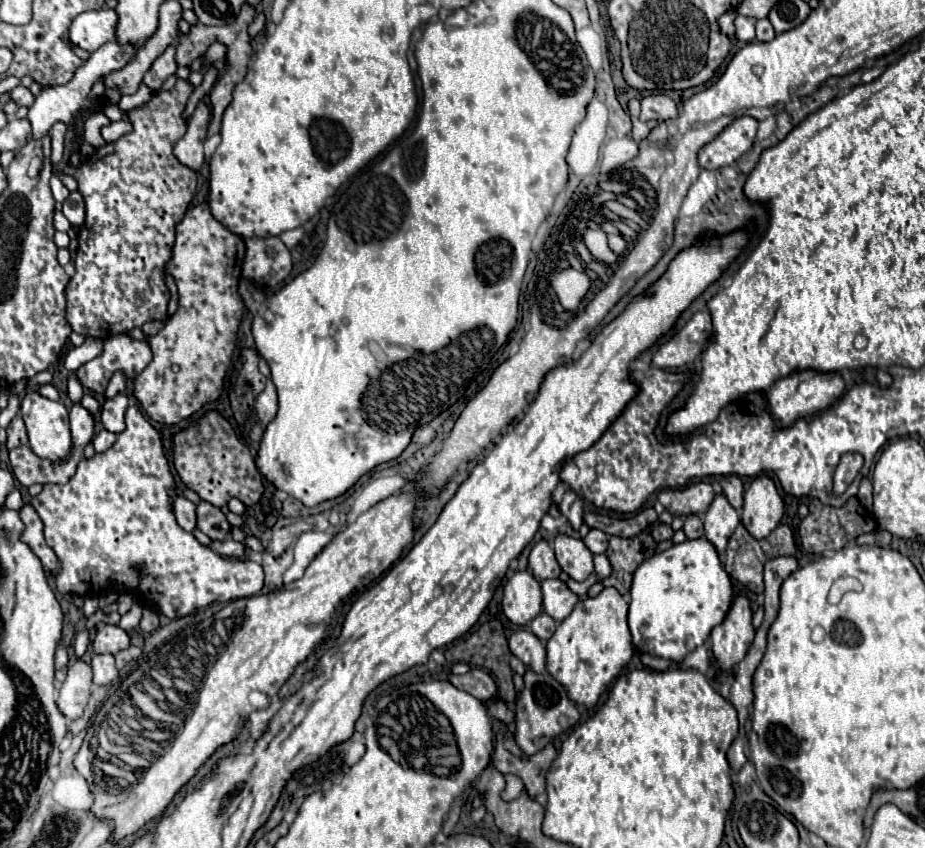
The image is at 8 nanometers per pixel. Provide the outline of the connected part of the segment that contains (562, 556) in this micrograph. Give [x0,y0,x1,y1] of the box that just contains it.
[553,534,593,582]

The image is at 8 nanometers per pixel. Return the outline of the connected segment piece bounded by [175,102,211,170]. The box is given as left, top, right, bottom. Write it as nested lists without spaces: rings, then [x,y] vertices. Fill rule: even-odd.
[[[199,102],[193,116],[189,118],[189,126],[185,136],[175,144],[175,156],[185,166],[191,166],[193,170],[199,170],[203,164],[203,142],[207,138],[207,126],[209,126],[209,108],[205,102]]]

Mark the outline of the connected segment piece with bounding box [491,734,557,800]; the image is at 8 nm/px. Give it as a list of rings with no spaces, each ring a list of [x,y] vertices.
[[[505,734],[505,736],[497,736],[491,764],[501,774],[519,776],[525,782],[529,798],[537,800],[539,796],[545,794],[545,772],[555,760],[555,756],[557,756],[557,750],[553,748],[553,744],[545,746],[541,752],[533,756],[525,756],[515,744],[513,736]]]

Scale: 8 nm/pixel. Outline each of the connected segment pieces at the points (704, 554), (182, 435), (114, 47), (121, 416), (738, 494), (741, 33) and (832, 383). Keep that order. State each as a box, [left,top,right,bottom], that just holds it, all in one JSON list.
[[629,538,733,662],[173,410,263,508],[27,40,135,138],[101,394,127,434],[721,476,743,510],[735,14,755,42],[767,370,845,428]]

